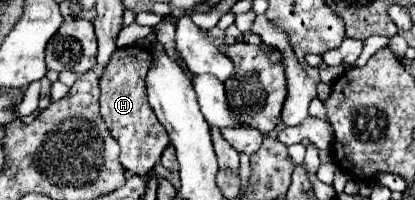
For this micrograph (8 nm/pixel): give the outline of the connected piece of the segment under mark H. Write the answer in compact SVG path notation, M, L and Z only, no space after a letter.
M130 45L130 47L122 47L118 51L114 51L114 59L110 61L110 75L106 75L106 79L100 79L100 115L110 131L110 135L118 141L120 145L120 163L122 167L132 173L132 175L148 175L152 171L152 167L156 165L156 161L160 159L164 147L170 143L166 129L160 125L160 121L156 119L154 109L148 105L148 93L146 93L146 75L150 69L150 53L146 47L142 45Z

